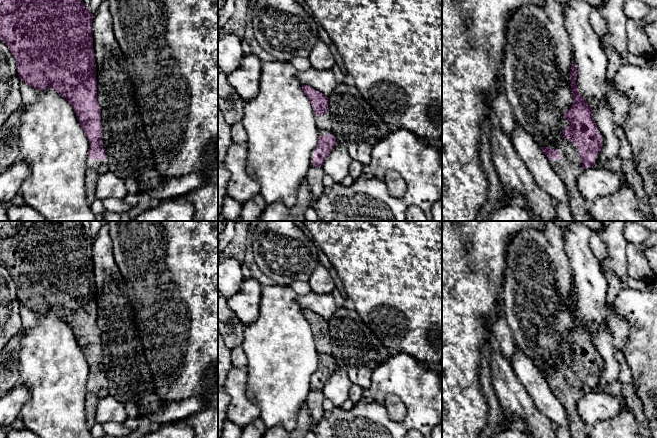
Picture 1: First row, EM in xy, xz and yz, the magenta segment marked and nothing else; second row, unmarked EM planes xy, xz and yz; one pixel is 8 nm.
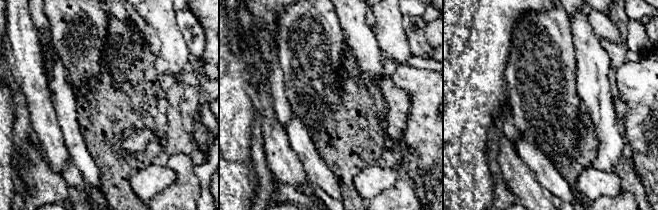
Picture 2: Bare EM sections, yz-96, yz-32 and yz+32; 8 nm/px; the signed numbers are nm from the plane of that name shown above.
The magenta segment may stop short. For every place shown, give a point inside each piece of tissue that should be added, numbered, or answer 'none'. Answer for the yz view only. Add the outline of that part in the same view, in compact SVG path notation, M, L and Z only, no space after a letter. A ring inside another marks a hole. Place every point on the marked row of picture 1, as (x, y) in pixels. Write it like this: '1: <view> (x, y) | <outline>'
1: yz (569, 167) | M565 139L557 149L561 158L554 158L550 161L550 165L566 185L569 198L568 205L574 221L594 221L588 211L589 203L577 188L578 177L584 170L579 148L570 139Z

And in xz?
1: xz (323, 123) | M324 113L316 117L317 128L319 131L319 136L325 136L327 134L332 134L331 122L329 120L329 114Z

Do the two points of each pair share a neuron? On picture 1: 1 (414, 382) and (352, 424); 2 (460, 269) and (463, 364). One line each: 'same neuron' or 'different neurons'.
1: same neuron
2: same neuron

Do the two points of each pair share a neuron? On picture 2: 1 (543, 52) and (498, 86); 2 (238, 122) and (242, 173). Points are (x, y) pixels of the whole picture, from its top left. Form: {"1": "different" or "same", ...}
{"1": "different", "2": "same"}

